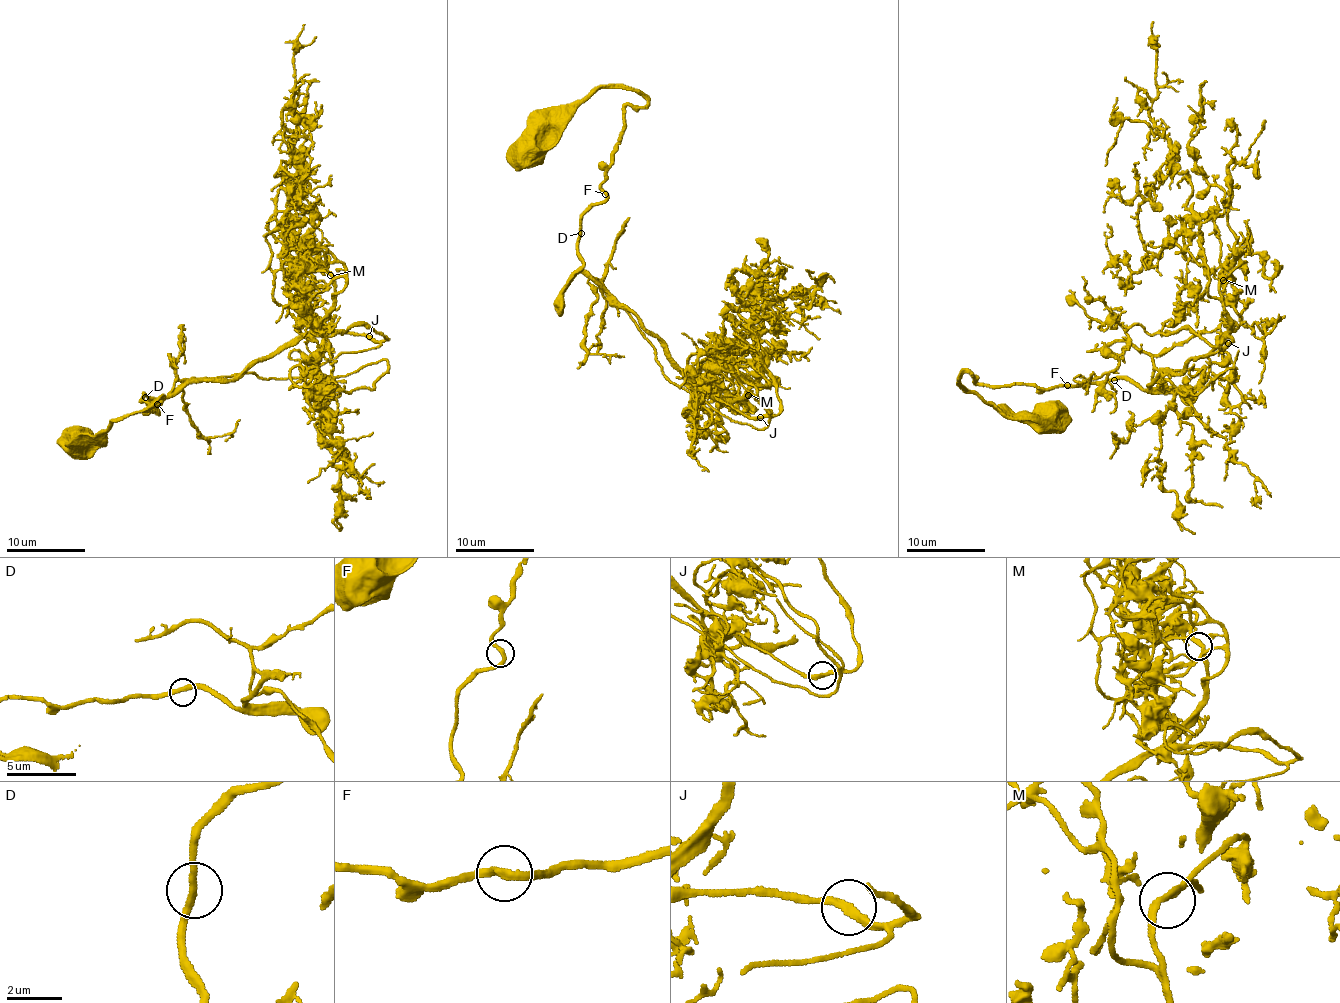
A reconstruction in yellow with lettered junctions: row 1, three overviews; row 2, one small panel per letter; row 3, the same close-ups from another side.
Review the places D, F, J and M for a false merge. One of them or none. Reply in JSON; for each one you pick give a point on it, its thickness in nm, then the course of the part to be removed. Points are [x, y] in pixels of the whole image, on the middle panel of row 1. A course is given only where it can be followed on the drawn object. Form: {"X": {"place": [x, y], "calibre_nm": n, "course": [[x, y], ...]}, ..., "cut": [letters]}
{"cut": []}

